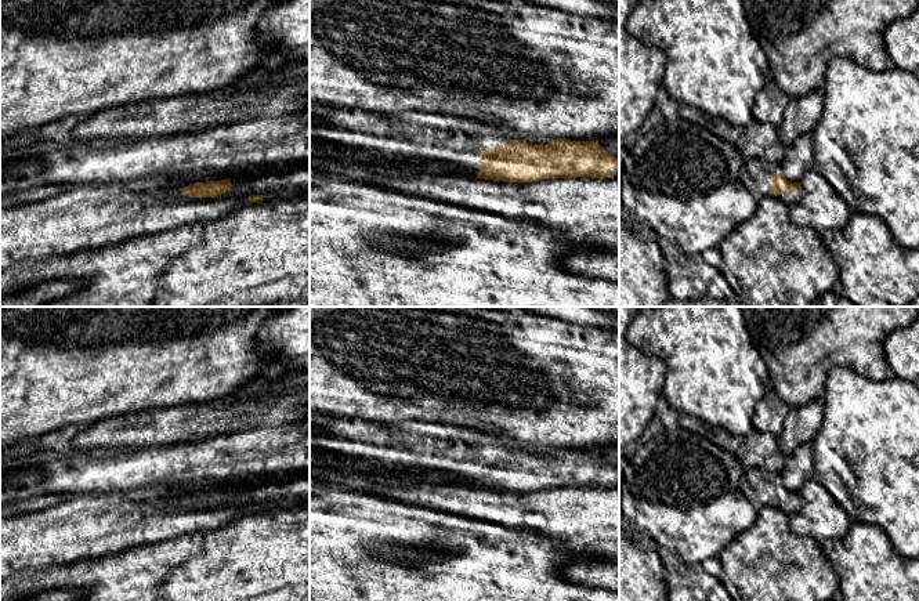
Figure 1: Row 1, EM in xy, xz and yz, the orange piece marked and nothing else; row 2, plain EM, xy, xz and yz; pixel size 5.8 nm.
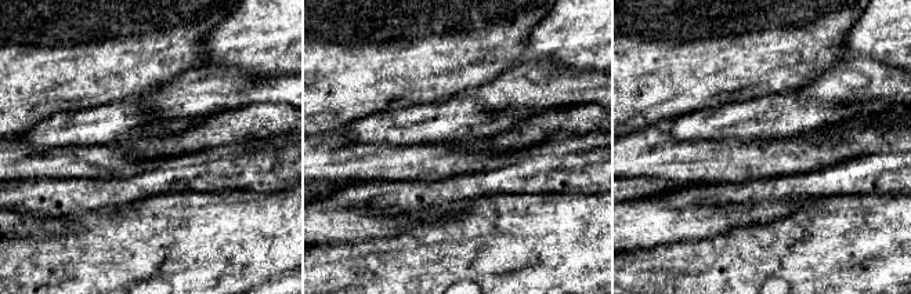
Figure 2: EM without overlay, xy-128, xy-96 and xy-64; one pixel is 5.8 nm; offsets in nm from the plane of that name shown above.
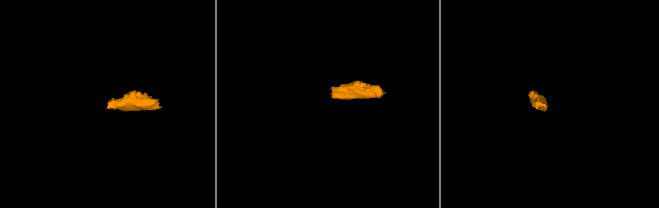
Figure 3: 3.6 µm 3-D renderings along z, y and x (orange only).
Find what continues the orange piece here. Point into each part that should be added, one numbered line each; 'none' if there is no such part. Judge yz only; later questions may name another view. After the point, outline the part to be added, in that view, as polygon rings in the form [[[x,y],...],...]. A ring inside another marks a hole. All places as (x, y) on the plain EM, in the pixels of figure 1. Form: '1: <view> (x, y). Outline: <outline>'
1: yz (788, 507). Outline: [[[782,502],[777,507],[792,517],[802,508],[802,502]]]

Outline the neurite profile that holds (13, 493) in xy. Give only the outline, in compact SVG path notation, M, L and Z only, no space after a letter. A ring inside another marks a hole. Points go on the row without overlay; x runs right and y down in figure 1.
M0 485L0 489L6 490L6 495L0 497L0 504L8 504L12 502L19 502L22 499L29 499L39 495L46 495L44 490L37 489L25 489L25 488L17 488L10 485Z

